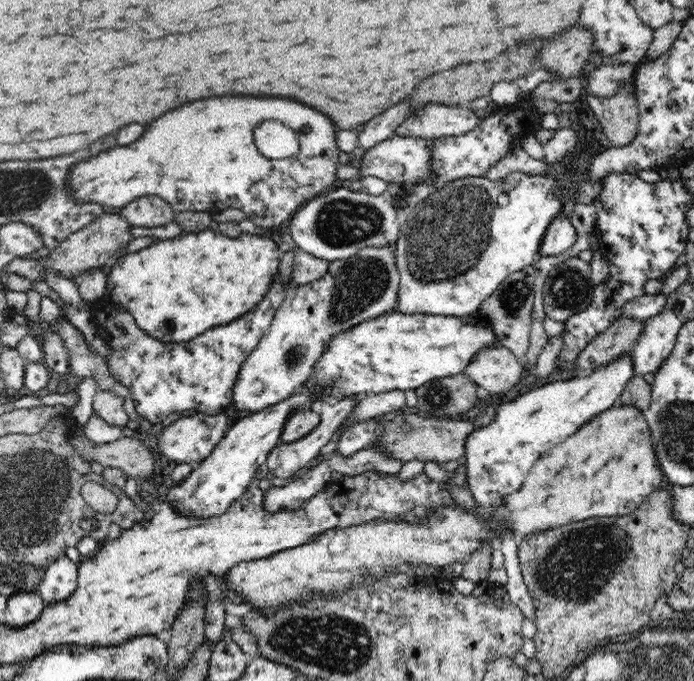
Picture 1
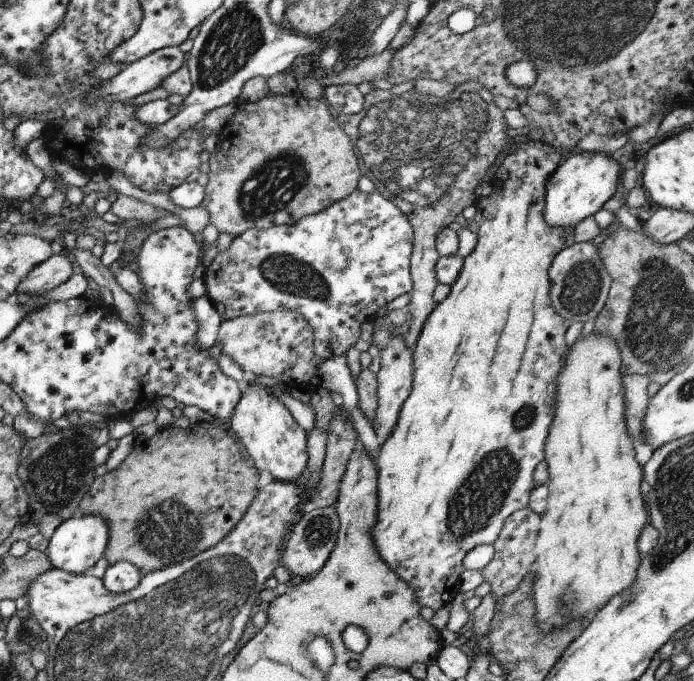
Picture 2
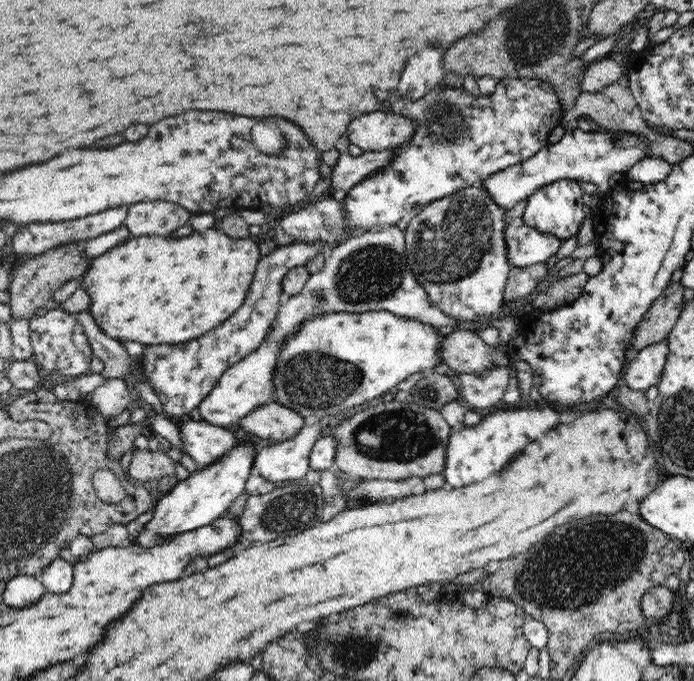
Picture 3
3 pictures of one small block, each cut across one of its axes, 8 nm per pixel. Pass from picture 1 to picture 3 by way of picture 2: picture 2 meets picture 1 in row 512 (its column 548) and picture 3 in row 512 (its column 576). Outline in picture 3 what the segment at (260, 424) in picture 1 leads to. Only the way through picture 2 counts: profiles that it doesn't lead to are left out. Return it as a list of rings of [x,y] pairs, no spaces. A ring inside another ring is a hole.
[[[240,442],[218,462],[203,467],[188,479],[176,483],[170,491],[158,498],[156,509],[152,510],[152,520],[144,524],[136,538],[131,538],[132,544],[137,544],[140,548],[156,548],[168,542],[170,537],[208,526],[222,517],[235,498],[244,493],[244,485],[254,464],[255,452],[254,443]]]

